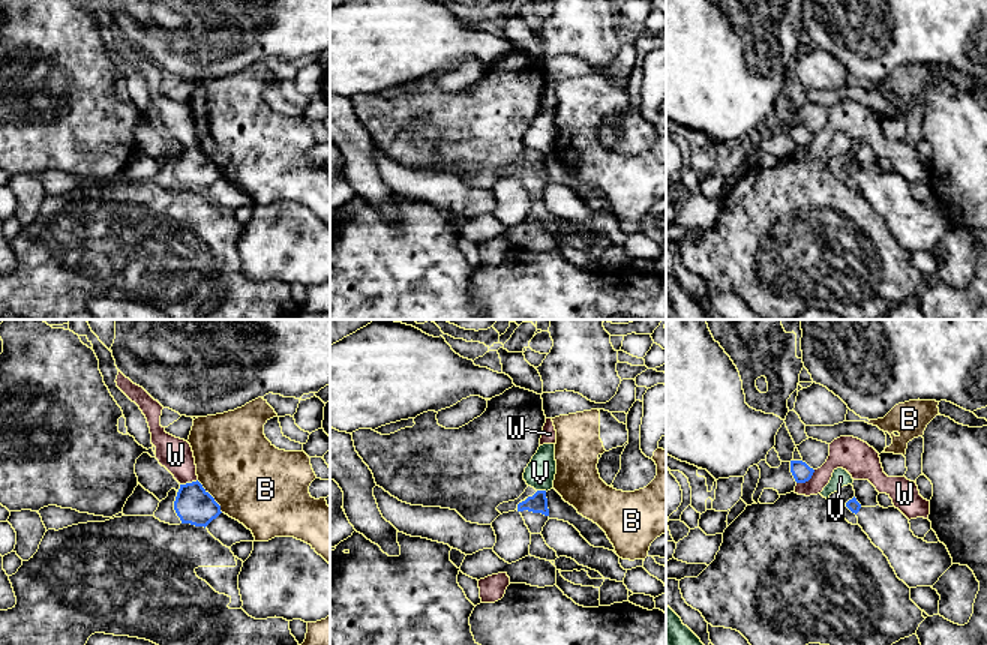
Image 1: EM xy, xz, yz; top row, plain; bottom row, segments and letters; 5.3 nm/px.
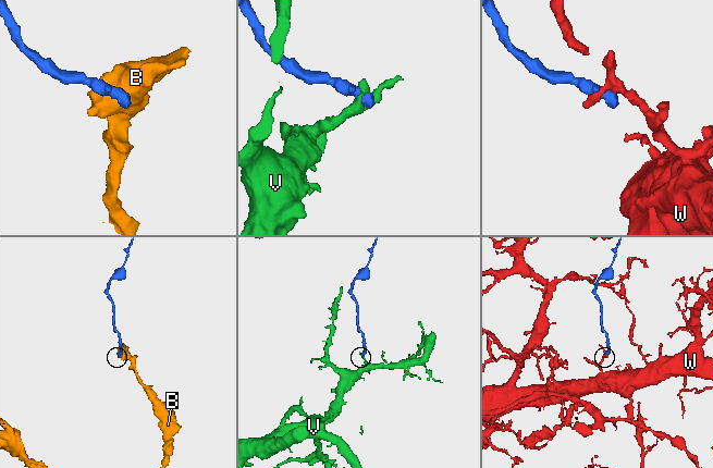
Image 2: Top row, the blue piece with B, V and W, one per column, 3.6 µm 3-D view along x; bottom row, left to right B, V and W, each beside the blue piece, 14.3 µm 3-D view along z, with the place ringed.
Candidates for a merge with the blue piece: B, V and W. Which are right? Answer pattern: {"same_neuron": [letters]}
{"same_neuron": []}

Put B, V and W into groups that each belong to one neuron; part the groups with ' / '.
B / V / W

